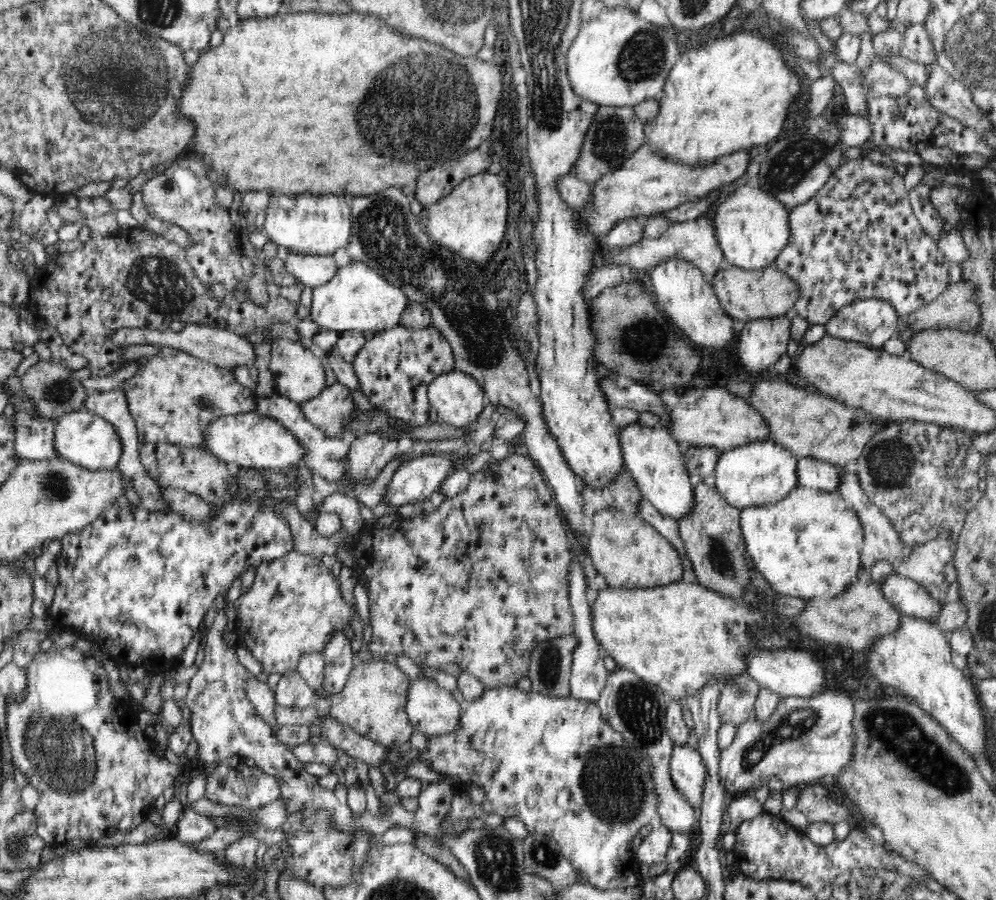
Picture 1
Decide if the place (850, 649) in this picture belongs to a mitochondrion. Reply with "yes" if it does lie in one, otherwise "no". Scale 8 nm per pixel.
no

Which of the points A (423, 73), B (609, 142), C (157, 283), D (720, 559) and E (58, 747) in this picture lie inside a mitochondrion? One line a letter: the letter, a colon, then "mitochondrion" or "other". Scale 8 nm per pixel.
A: mitochondrion
B: mitochondrion
C: mitochondrion
D: mitochondrion
E: mitochondrion

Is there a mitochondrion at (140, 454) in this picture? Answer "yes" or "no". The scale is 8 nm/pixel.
no

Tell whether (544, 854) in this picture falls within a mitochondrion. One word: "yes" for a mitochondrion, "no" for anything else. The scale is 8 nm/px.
yes

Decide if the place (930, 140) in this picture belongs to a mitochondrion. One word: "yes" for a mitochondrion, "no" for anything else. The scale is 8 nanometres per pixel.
no

